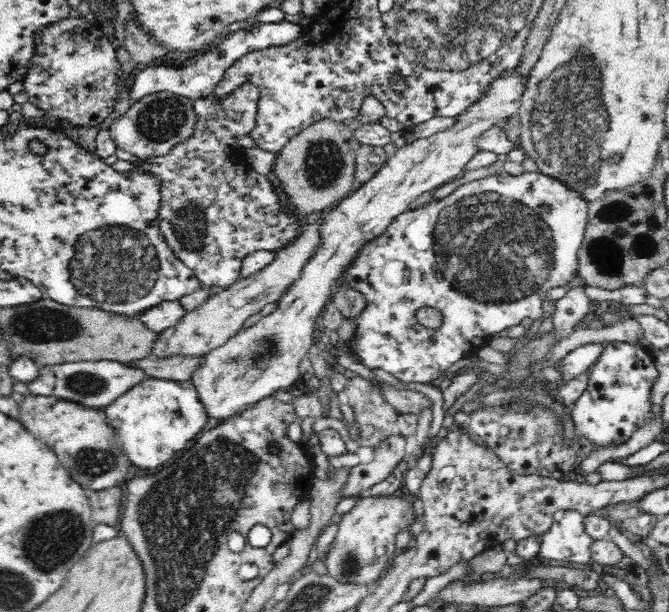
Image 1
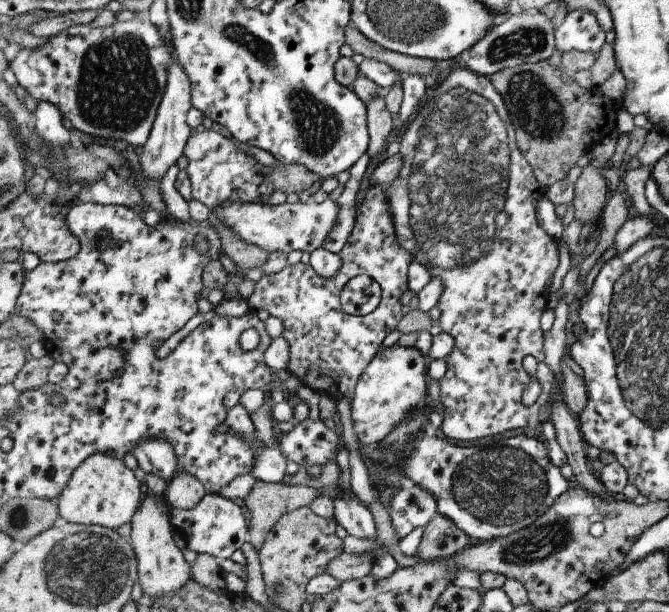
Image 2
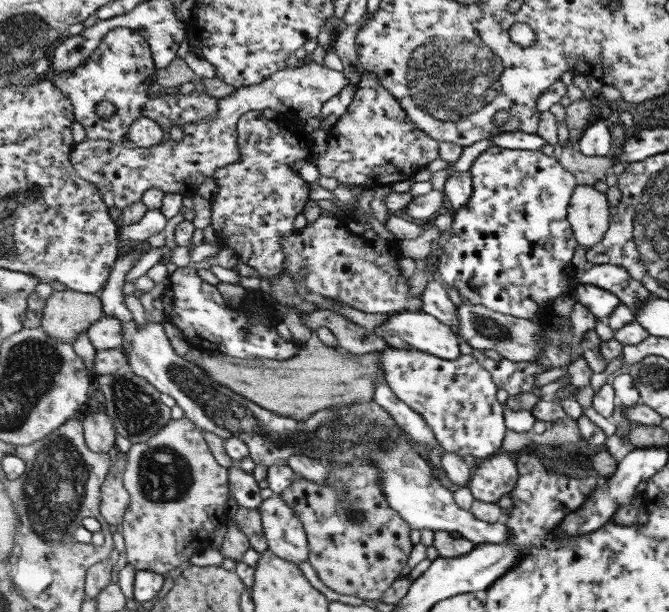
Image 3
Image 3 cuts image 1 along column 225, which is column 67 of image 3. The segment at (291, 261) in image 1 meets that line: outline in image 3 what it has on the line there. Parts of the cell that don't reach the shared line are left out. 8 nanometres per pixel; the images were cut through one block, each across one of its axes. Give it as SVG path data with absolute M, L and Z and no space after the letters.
M75 289L55 291L47 302L41 327L61 342L77 342L91 325L105 317L101 293L87 294Z

